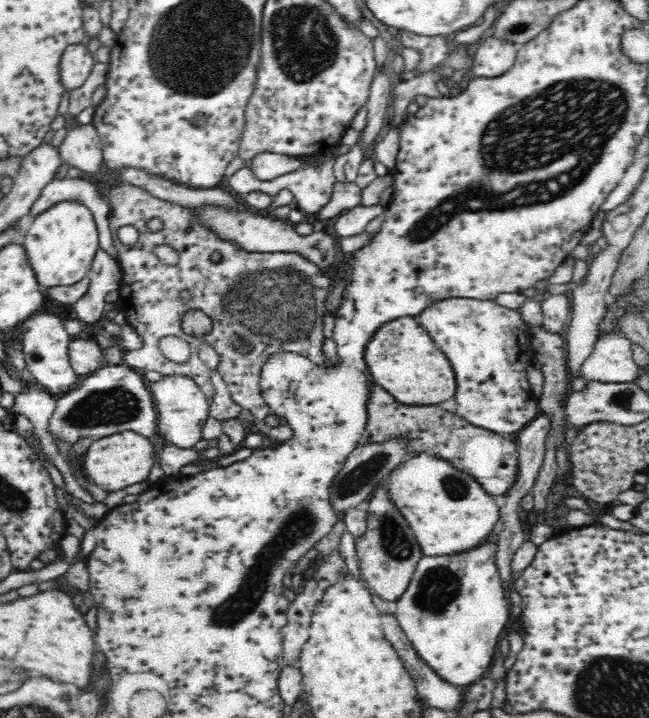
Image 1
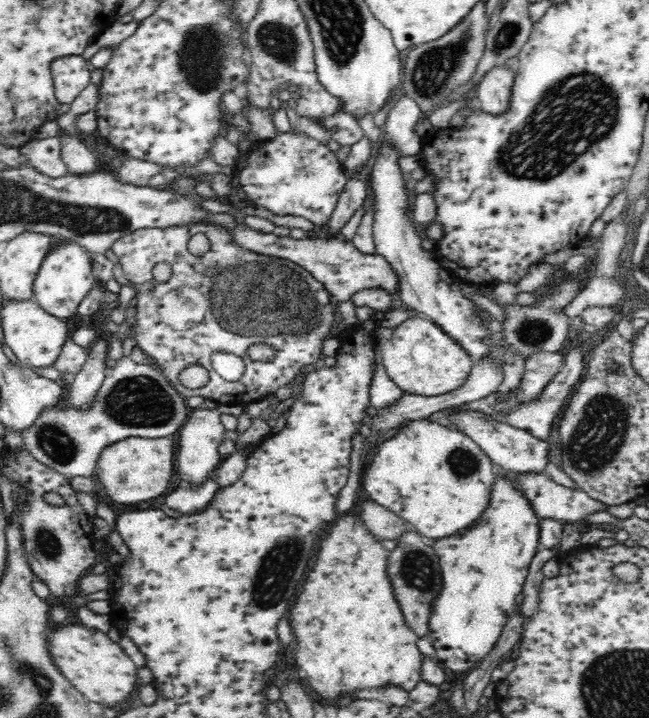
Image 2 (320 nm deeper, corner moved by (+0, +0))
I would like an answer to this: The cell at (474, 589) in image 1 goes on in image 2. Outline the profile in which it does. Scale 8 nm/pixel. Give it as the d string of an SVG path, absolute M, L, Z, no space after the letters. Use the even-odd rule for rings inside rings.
M499 476L484 515L472 527L434 542L433 550L440 558L442 588L431 600L425 636L446 668L454 672L472 670L494 651L507 618L512 614L515 598L522 592L528 565L538 550L539 540L540 518L509 480Z

